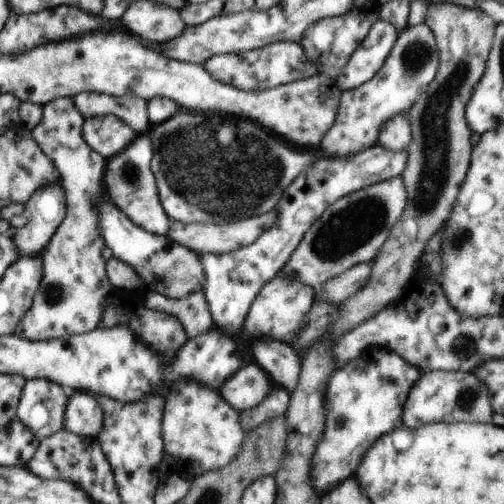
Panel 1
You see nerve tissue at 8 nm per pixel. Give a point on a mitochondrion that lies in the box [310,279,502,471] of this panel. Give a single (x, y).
(468, 348)

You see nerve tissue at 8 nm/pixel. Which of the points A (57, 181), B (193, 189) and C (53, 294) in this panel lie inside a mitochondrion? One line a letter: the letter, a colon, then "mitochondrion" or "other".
A: other
B: mitochondrion
C: mitochondrion

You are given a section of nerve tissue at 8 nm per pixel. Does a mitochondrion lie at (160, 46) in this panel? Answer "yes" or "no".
no

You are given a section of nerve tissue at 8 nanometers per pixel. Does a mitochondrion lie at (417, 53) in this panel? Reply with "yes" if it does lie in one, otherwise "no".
yes

